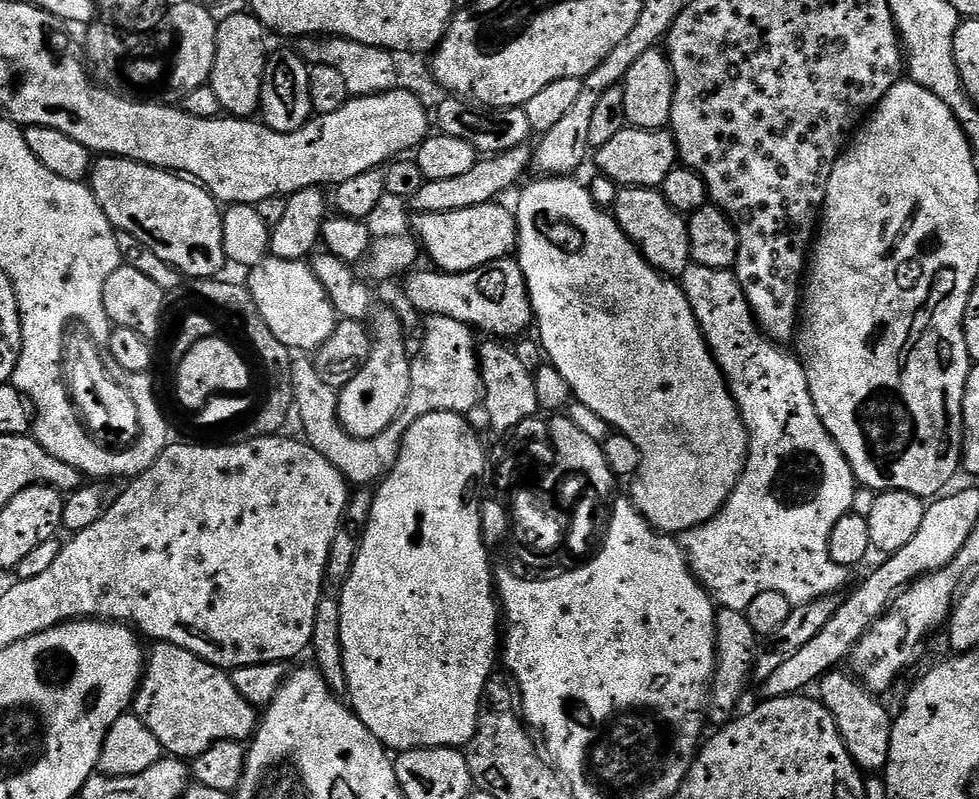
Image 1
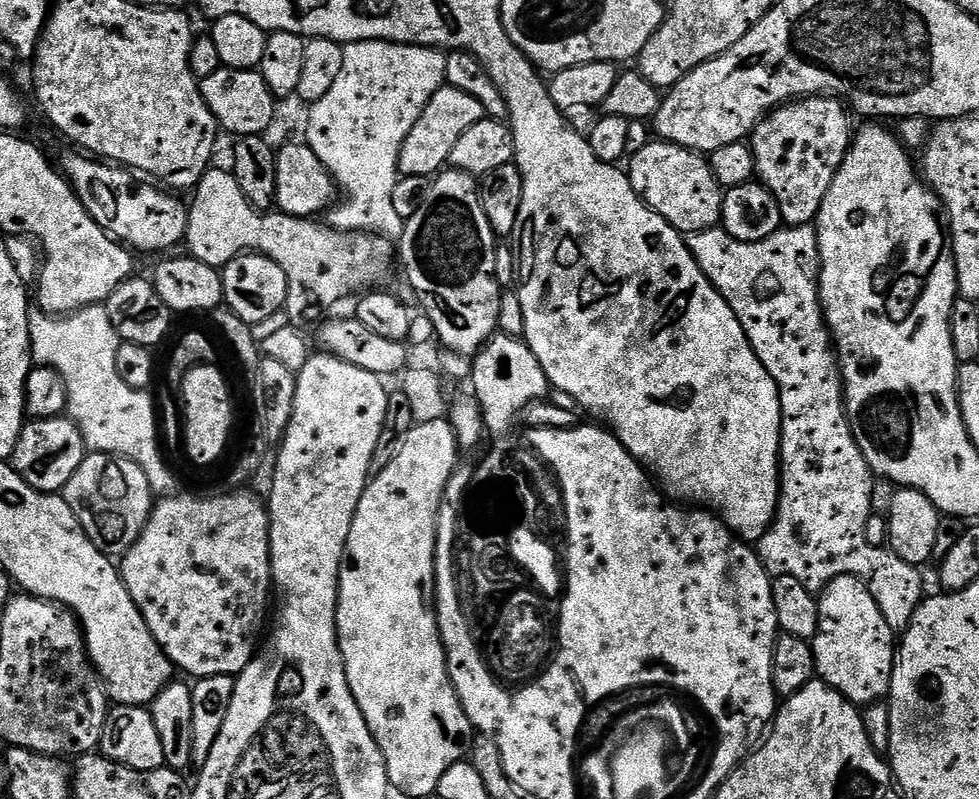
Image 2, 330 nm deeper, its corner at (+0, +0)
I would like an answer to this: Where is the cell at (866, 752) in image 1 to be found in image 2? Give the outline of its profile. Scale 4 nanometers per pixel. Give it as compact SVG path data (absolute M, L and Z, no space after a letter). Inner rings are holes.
M839 576L834 578L832 583L819 593L818 603L820 605L820 613L818 614L818 630L816 637L811 640L812 653L814 654L814 662L816 663L816 675L824 683L830 685L831 688L837 688L842 695L854 705L867 706L880 701L887 697L888 691L892 688L892 671L896 665L896 653L898 651L898 636L892 631L891 626L886 622L886 618L882 618L882 610L878 610L878 602L874 602L874 598L870 594L870 590L865 586L863 579L859 576Z

